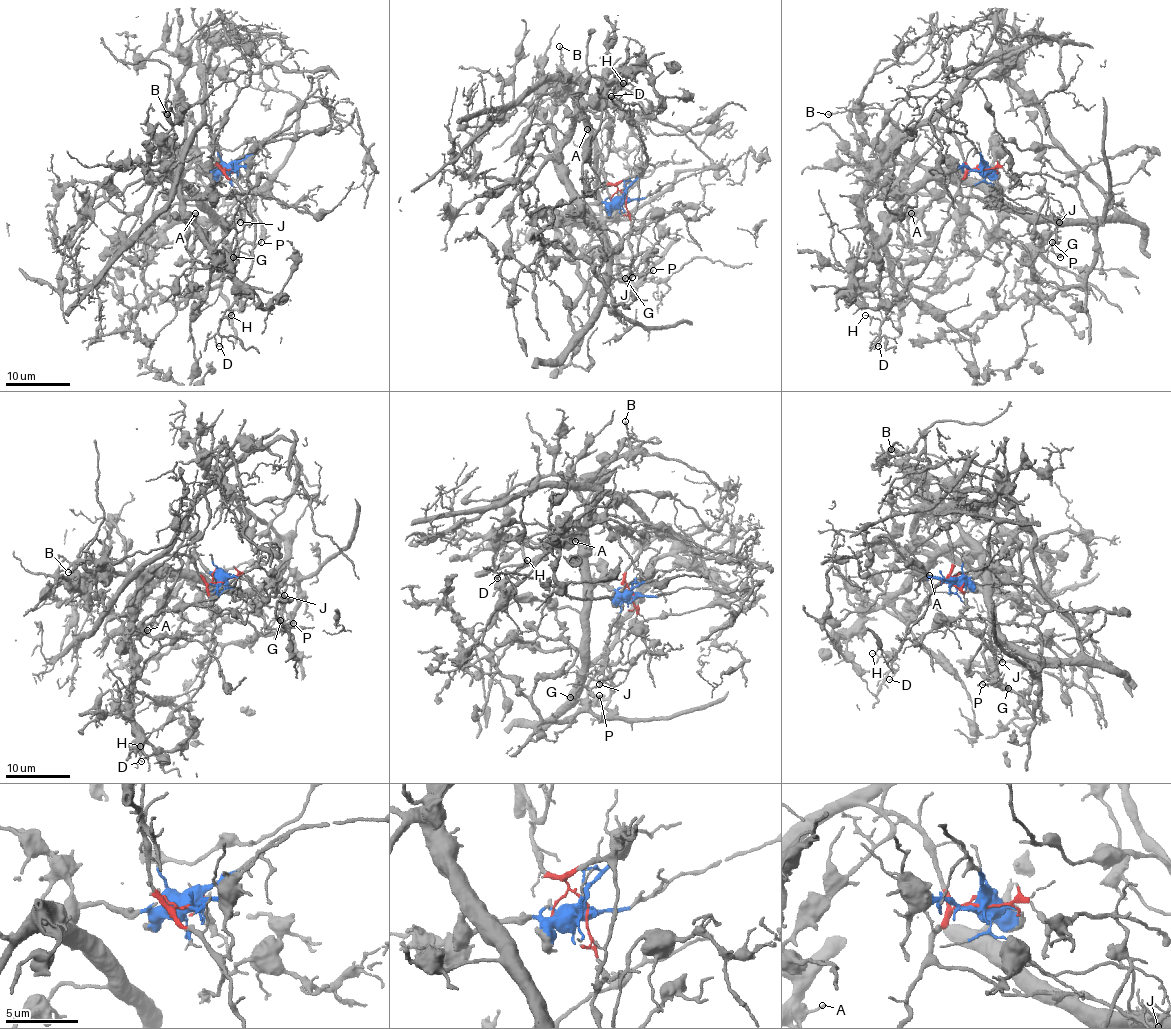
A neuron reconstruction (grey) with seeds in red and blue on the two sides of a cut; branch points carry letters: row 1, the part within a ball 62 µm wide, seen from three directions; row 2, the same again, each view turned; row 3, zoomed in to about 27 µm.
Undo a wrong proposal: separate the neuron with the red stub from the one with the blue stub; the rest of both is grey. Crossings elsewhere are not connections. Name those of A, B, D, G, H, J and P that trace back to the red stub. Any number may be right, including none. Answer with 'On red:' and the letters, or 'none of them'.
On red: D, G, H, J, P

